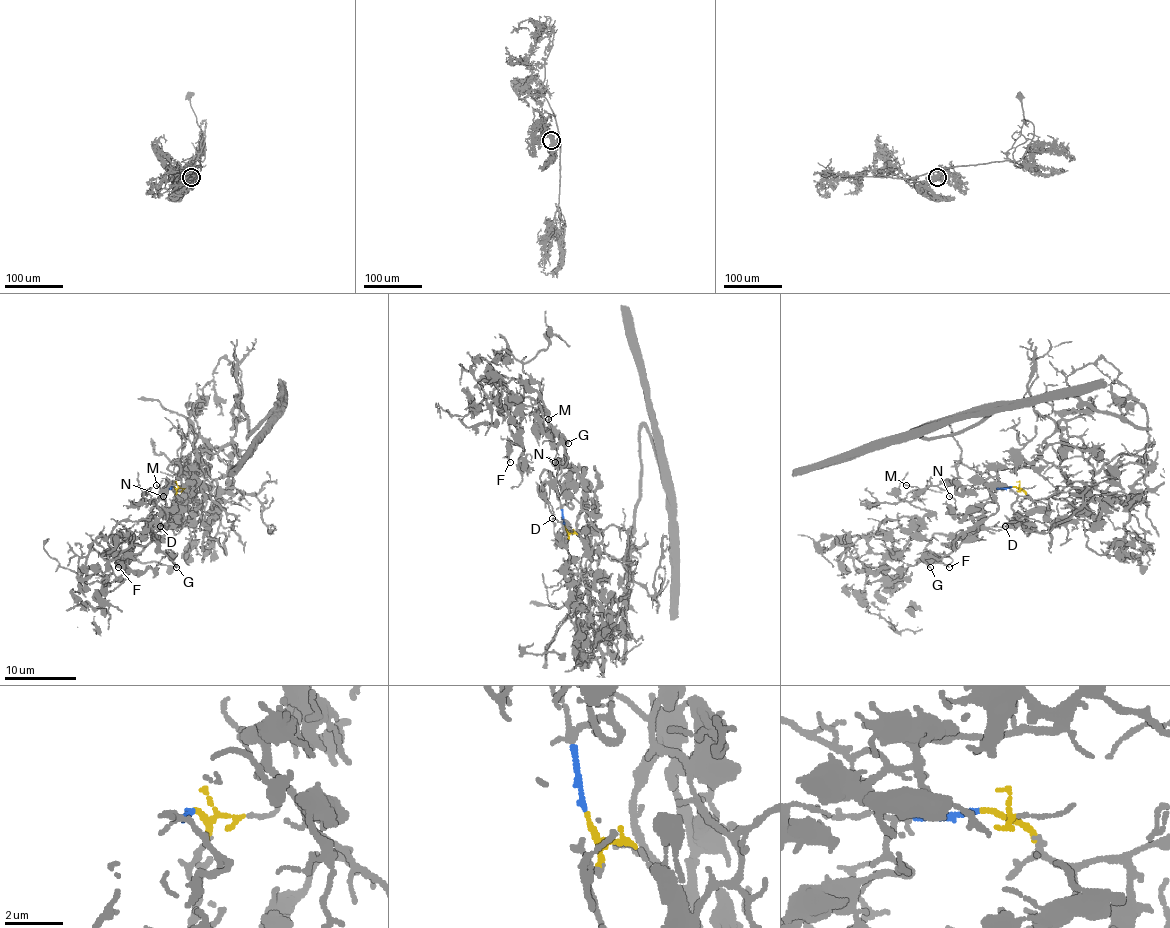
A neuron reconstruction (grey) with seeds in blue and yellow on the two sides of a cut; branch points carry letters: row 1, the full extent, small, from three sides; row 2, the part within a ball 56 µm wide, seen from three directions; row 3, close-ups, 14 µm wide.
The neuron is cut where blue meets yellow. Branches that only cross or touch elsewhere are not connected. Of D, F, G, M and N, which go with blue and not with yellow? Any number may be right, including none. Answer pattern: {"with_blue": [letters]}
{"with_blue": ["G", "N"]}

